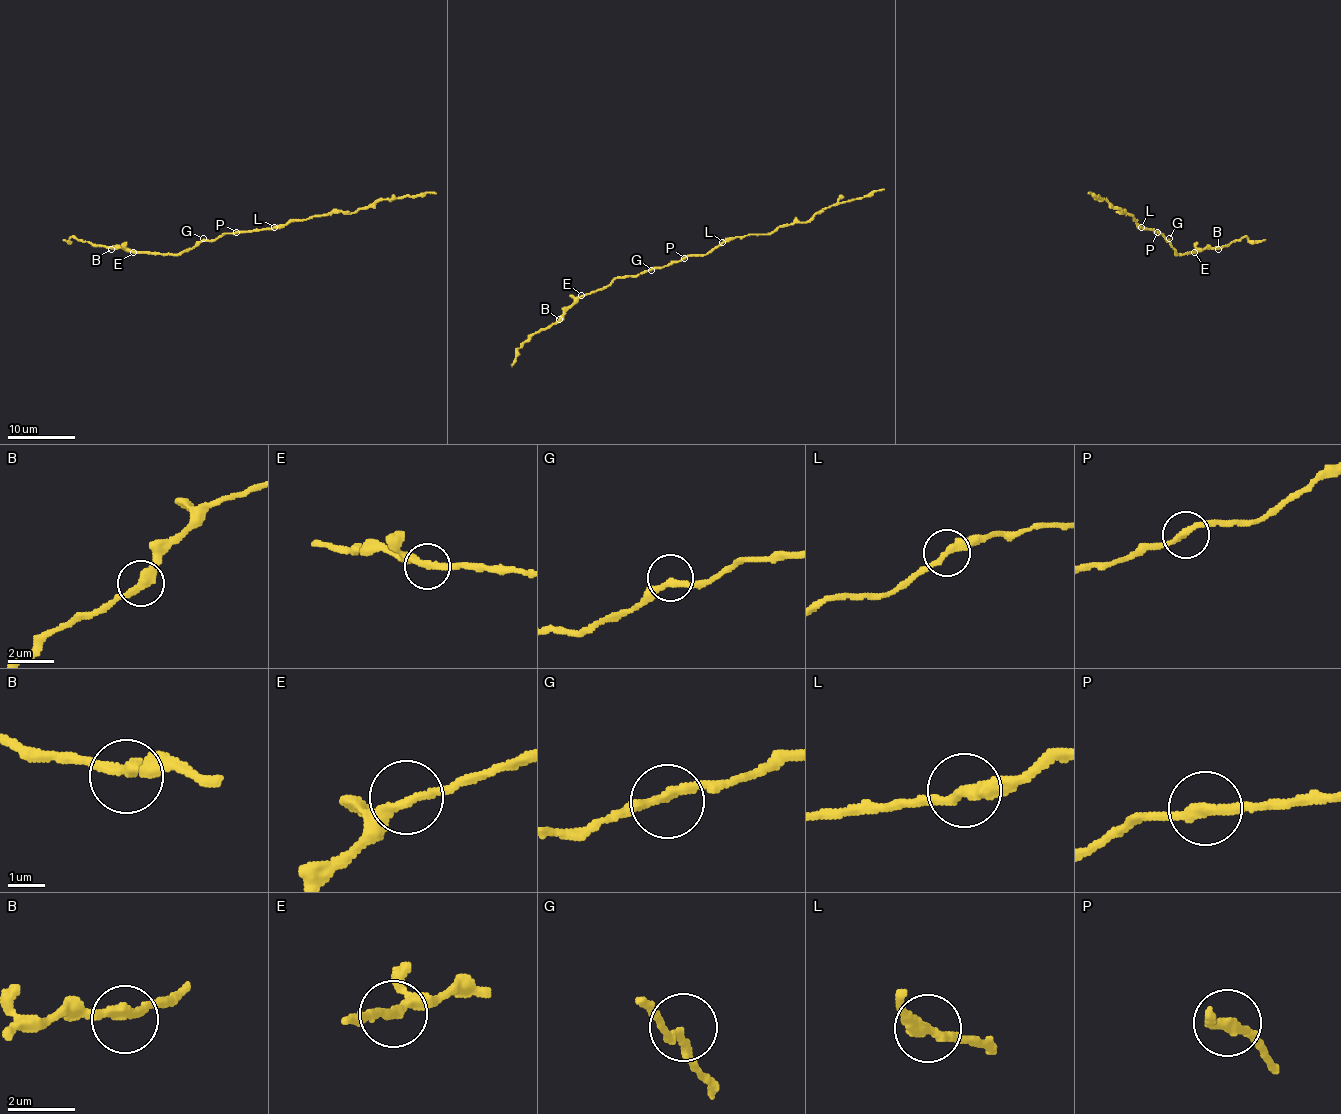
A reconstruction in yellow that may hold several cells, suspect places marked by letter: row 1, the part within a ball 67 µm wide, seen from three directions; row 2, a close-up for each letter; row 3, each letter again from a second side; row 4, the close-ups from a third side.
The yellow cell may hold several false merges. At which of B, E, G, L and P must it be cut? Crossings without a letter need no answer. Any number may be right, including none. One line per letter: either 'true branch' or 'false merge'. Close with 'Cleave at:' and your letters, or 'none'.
B: true branch
E: true branch
G: true branch
L: false merge
P: true branch
Cleave at: L

